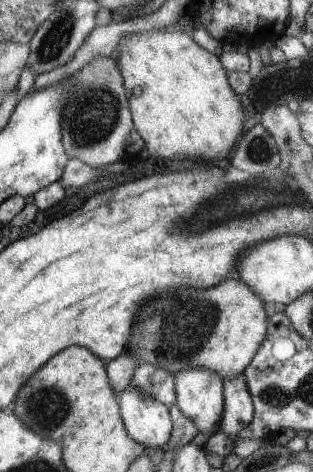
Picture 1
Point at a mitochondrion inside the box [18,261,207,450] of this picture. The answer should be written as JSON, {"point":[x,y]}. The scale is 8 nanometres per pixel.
{"point":[47,408]}

